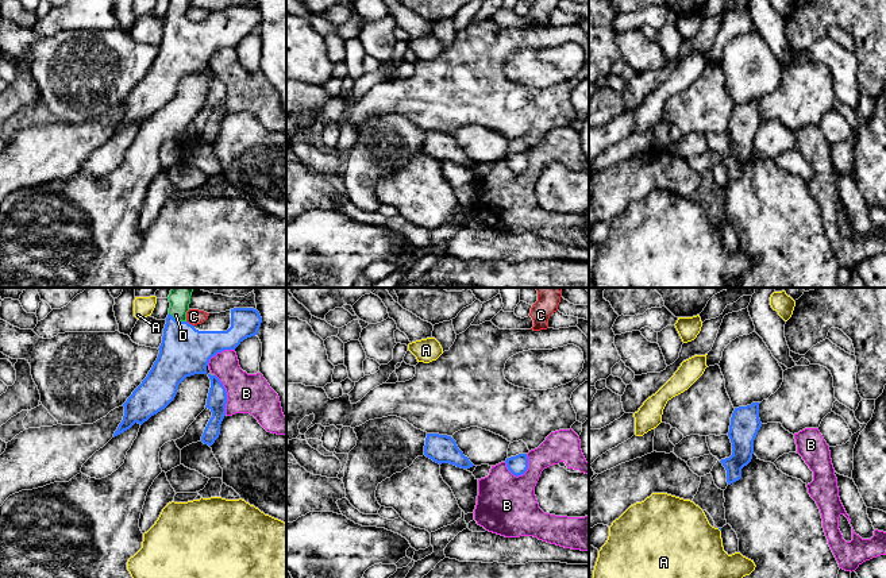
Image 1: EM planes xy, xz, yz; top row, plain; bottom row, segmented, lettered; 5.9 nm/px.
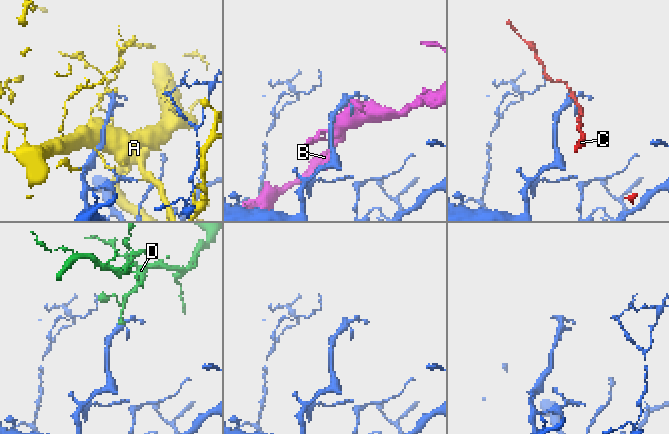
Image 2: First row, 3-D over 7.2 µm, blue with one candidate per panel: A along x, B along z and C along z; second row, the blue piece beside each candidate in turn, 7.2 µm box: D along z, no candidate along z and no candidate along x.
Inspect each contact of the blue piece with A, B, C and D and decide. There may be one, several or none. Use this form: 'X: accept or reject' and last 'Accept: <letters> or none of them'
A: reject
B: reject
C: reject
D: accept
Accept: D

